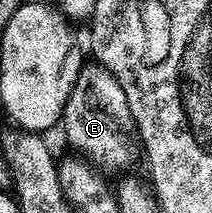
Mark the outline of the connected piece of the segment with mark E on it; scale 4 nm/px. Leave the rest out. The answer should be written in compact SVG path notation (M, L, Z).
M90 61L87 67L77 68L78 76L72 85L72 93L64 105L64 113L60 131L66 134L66 139L75 147L79 156L85 157L95 168L103 172L126 171L140 163L140 140L134 126L134 119L128 109L128 97L124 97L124 89L120 89L120 81L108 73L97 61Z

